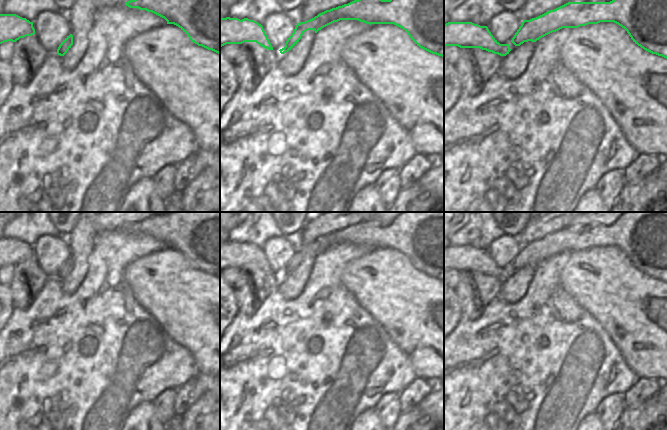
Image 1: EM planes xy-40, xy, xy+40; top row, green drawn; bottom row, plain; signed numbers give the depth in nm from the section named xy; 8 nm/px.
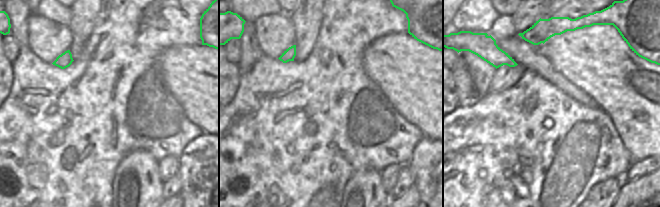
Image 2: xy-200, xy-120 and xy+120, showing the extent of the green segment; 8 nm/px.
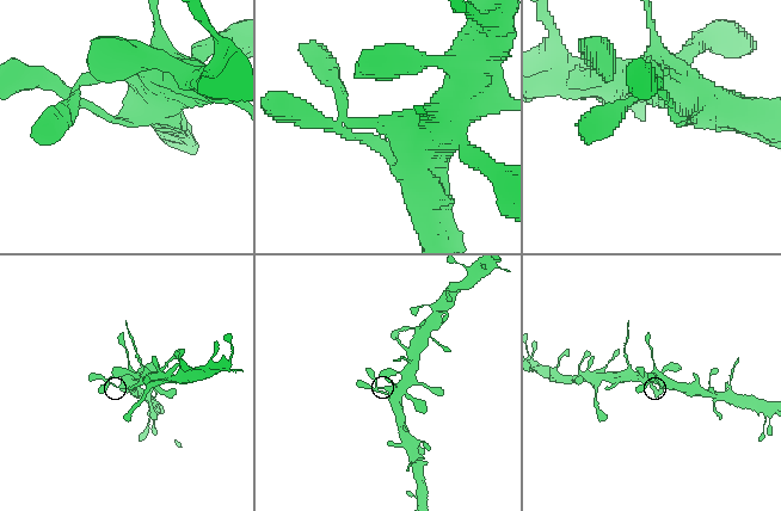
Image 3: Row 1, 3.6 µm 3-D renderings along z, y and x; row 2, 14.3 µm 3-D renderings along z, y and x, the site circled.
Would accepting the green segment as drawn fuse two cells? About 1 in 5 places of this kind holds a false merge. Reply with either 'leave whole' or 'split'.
leave whole

